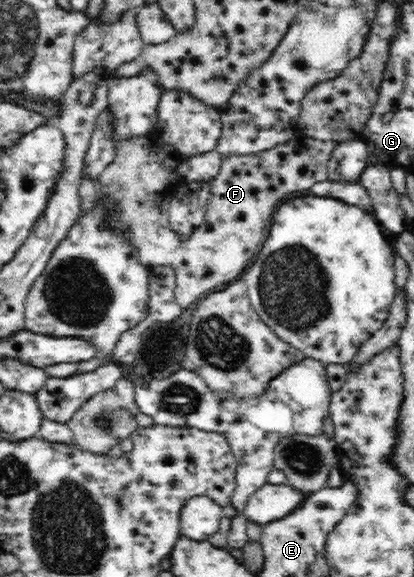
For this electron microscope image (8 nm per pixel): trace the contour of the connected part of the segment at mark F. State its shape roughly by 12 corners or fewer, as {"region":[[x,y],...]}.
{"region":[[301,135],[227,157],[187,239],[168,209],[189,157],[115,146],[98,191],[186,308],[232,283],[287,199],[328,180],[337,144]]}

